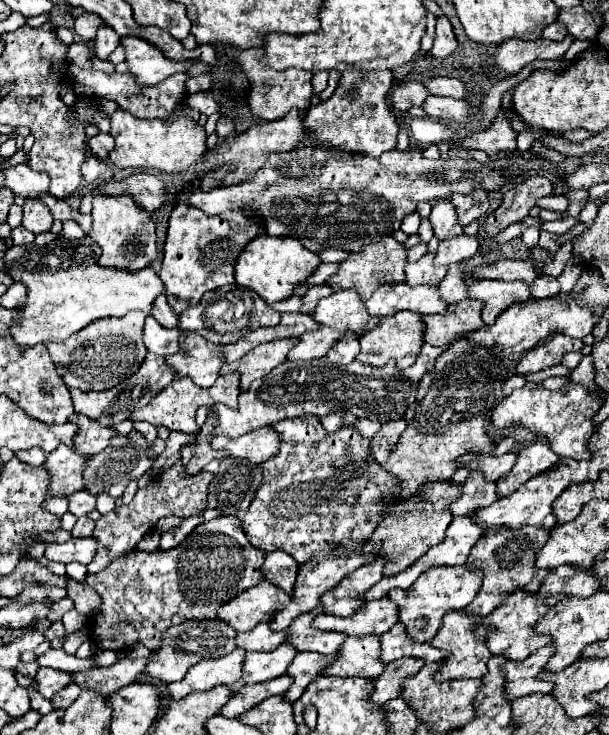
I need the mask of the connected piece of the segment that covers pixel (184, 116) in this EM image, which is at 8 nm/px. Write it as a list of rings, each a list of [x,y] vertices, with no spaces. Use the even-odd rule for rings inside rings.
[[[184,102],[172,112],[168,120],[140,120],[118,108],[110,116],[112,138],[116,142],[110,152],[110,162],[116,168],[158,168],[164,172],[180,172],[196,162],[202,162],[206,152],[206,132],[198,124],[200,114]]]

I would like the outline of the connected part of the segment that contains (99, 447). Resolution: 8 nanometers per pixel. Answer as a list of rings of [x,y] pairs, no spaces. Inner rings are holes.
[[[72,414],[72,416],[68,420],[78,426],[72,448],[82,456],[92,456],[102,452],[108,446],[110,438],[116,436],[112,428],[100,428],[100,424],[92,424],[92,420],[88,420],[86,416],[80,414]]]

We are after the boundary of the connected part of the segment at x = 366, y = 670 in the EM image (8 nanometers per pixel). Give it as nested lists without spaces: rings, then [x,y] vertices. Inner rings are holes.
[[[366,636],[364,640],[346,638],[338,650],[336,660],[324,668],[322,676],[360,676],[360,678],[376,678],[384,664],[376,660],[376,648],[380,646],[378,636]]]

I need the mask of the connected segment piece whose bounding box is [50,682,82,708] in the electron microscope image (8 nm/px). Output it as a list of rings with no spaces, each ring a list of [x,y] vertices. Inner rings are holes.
[[[70,682],[64,690],[60,690],[58,694],[54,694],[52,696],[52,706],[54,708],[66,708],[66,706],[70,706],[76,698],[78,698],[78,694],[80,694],[82,690],[80,690],[80,686],[78,684],[74,684],[74,682]]]

